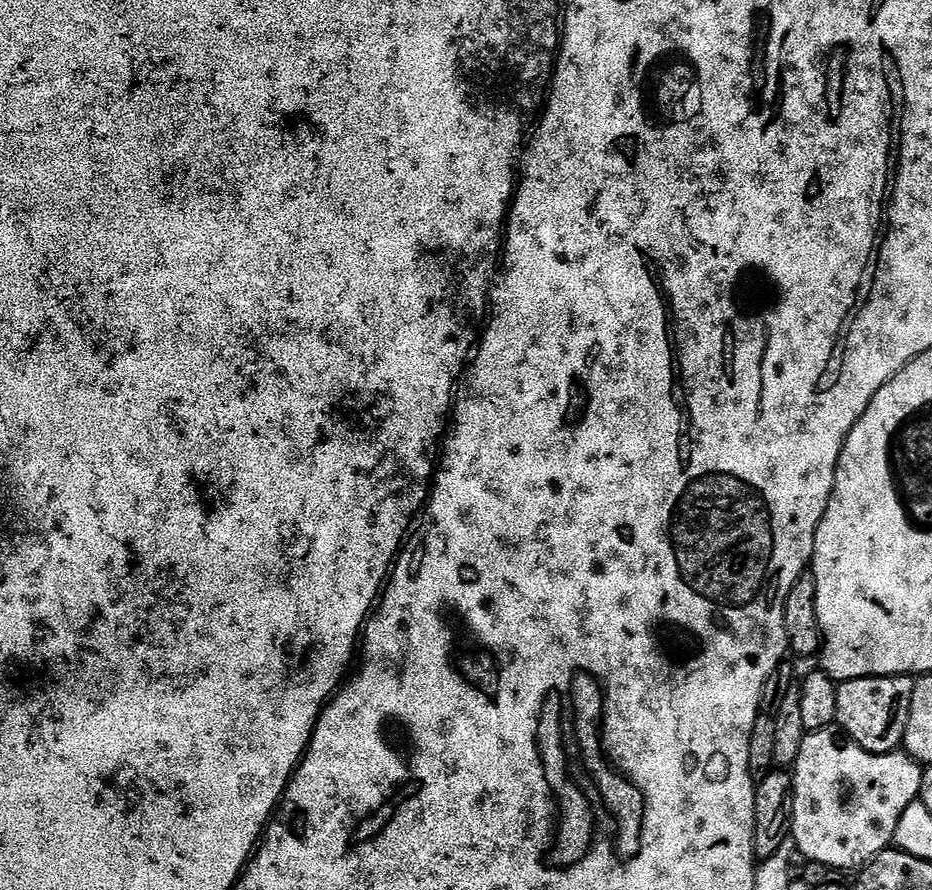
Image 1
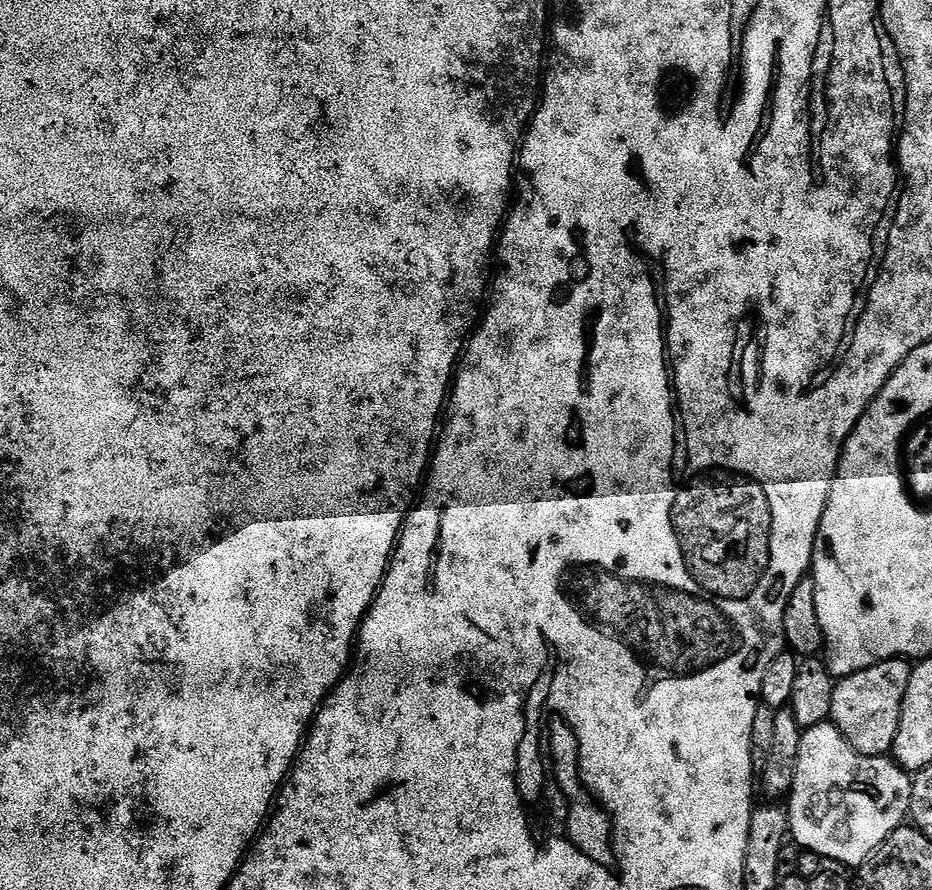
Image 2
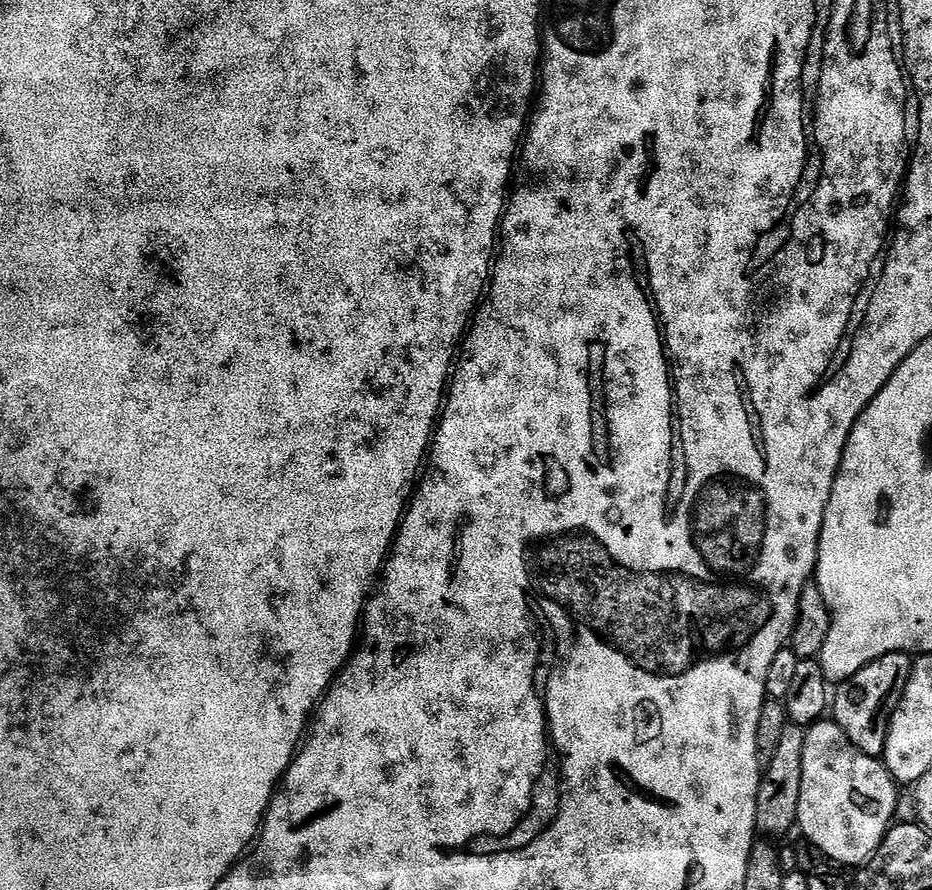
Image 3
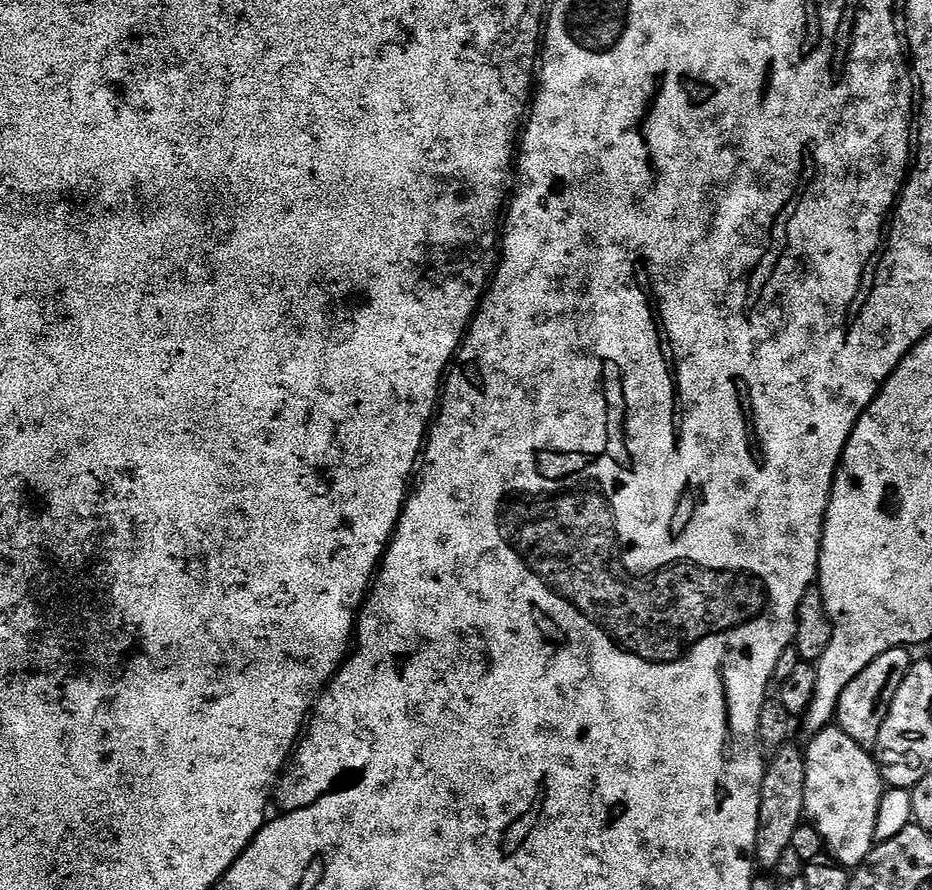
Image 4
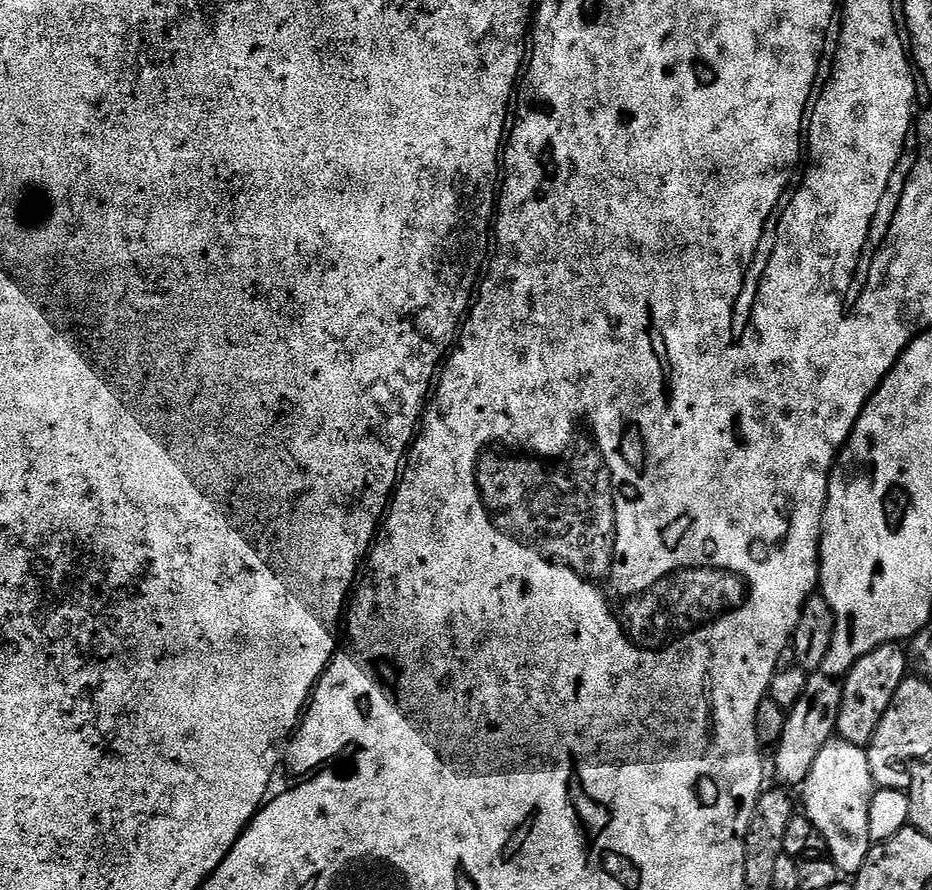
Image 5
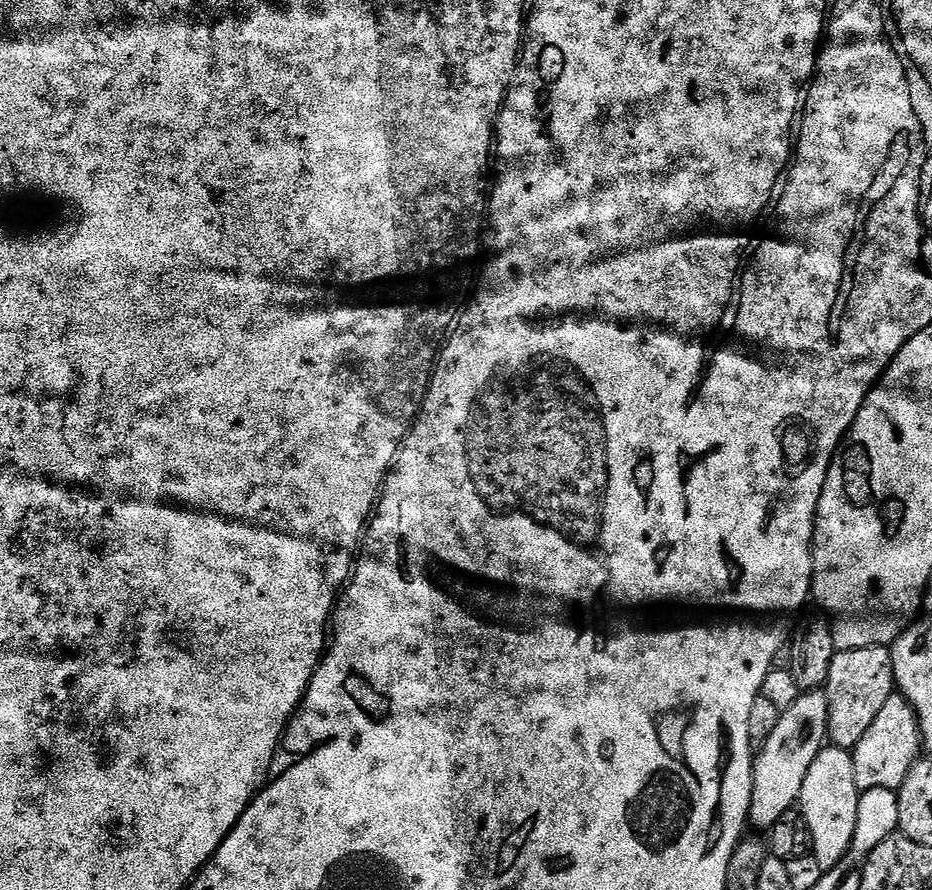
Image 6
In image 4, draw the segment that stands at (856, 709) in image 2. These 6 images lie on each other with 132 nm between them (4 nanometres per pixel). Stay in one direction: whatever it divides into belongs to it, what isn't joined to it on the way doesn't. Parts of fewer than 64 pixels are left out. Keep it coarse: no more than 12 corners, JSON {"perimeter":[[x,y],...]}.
{"perimeter":[[906,648],[886,650],[842,690],[835,723],[871,749],[912,668]]}

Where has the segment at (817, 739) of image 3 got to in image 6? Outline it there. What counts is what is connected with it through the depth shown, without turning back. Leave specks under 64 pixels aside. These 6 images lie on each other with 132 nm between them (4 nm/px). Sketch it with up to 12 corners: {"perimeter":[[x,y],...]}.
{"perimeter":[[823,748],[798,810],[825,870],[848,853],[860,794],[851,751]]}

